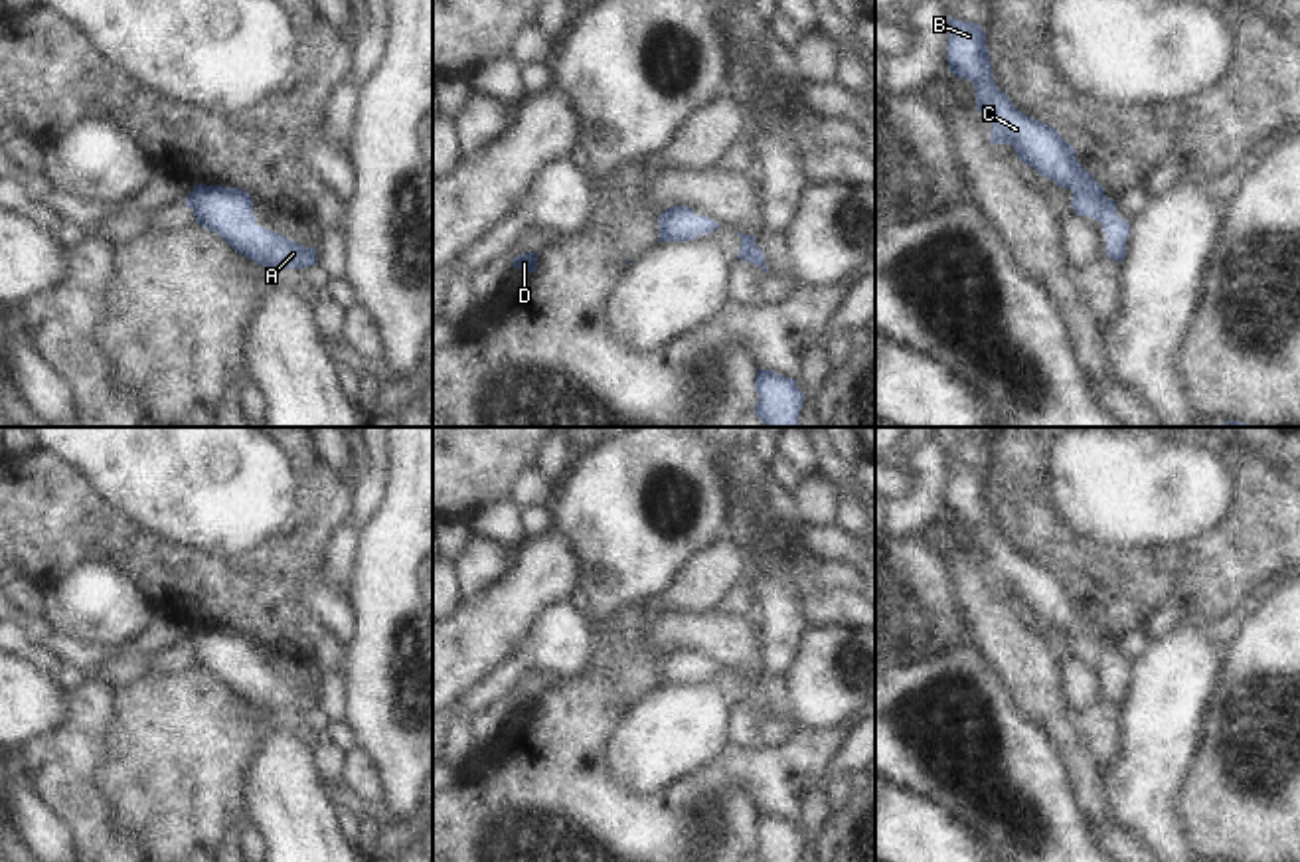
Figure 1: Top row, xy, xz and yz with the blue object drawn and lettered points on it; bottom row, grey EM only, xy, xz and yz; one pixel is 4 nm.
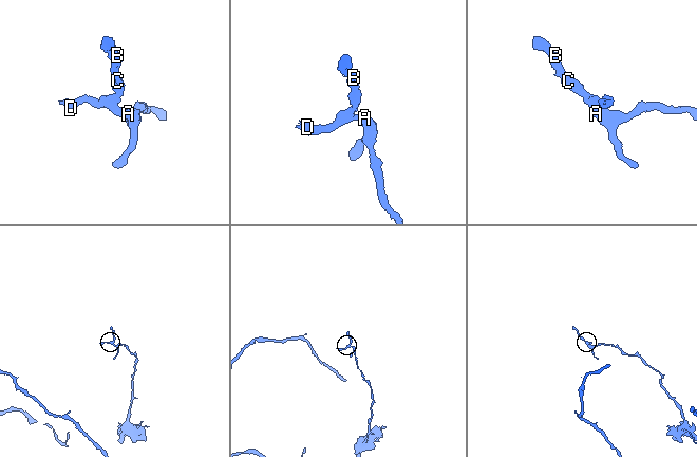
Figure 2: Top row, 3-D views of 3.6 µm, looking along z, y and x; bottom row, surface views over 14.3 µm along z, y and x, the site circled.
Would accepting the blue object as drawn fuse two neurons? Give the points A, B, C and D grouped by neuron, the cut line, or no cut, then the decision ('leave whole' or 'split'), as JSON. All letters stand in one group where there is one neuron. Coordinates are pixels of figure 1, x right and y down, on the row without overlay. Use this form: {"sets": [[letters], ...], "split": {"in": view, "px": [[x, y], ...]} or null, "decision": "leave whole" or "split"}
{"sets": [["A", "B", "C", "D"]], "split": null, "decision": "leave whole"}

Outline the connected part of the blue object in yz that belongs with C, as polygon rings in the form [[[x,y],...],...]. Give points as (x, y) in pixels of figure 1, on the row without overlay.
[[[948,461],[946,502],[948,514],[956,520],[970,522],[976,534],[976,554],[984,558],[990,567],[990,583],[994,587],[1012,587],[1017,601],[1035,611],[1041,619],[1053,623],[1061,631],[1073,633],[1071,648],[1077,658],[1095,660],[1106,676],[1106,700],[1122,706],[1126,700],[1126,680],[1130,666],[1116,656],[1116,645],[1104,639],[1104,631],[1089,617],[1075,601],[1075,591],[1049,567],[1039,565],[1021,556],[1004,534],[998,532],[992,518],[992,504],[986,490],[986,474],[974,465]]]

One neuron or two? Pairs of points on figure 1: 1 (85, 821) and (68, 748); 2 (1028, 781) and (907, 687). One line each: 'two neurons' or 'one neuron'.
1: one neuron
2: one neuron

